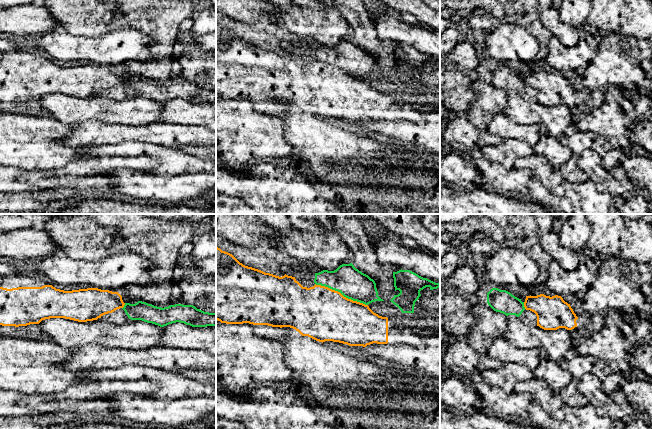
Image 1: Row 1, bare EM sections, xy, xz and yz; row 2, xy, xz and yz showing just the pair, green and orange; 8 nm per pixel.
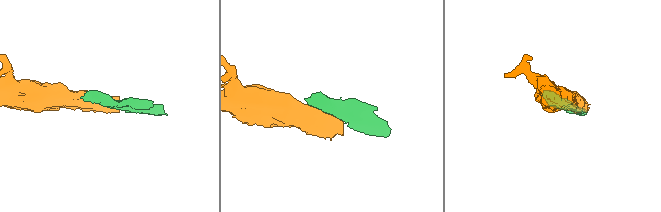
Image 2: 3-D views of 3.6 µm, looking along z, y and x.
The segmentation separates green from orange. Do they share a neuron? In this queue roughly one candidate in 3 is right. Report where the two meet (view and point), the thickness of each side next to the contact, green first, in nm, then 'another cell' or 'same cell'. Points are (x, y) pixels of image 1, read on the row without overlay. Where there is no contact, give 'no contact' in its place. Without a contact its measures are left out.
meets green in xz at (341, 69); 240 nm thick on the green side, 420 nm on the other; another cell

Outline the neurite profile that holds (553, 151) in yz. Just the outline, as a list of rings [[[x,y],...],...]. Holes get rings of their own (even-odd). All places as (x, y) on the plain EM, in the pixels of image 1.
[[[544,125],[540,126],[540,138],[533,146],[533,153],[544,156],[554,168],[559,168],[572,157],[571,150],[553,137]]]

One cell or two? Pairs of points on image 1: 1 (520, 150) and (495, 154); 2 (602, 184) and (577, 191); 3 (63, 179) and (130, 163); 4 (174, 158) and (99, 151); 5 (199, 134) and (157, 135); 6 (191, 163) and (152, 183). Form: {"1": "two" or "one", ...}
{"1": "one", "2": "two", "3": "one", "4": "one", "5": "one", "6": "two"}

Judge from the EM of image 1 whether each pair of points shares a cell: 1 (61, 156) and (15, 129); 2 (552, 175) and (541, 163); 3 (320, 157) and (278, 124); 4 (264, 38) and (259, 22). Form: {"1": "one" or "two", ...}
{"1": "one", "2": "one", "3": "two", "4": "two"}

